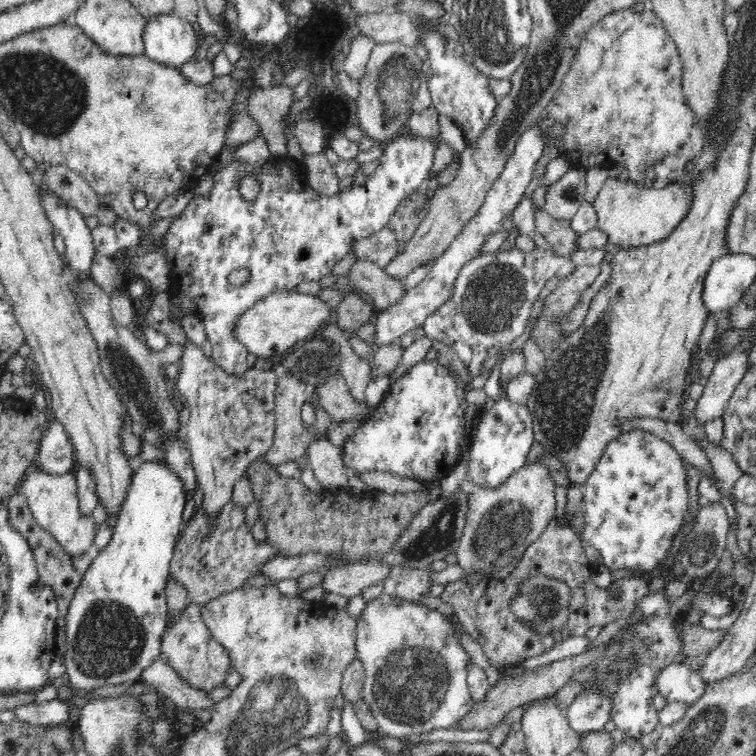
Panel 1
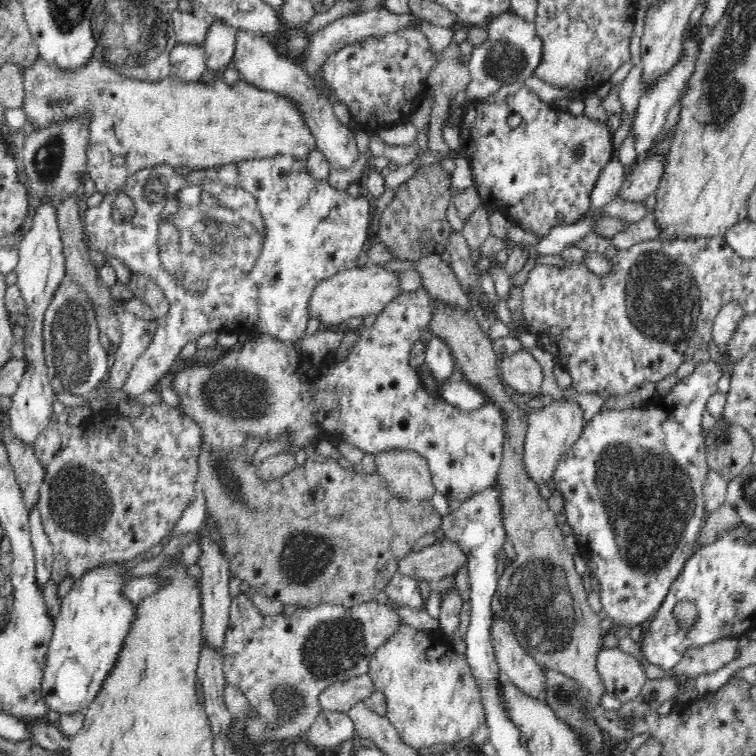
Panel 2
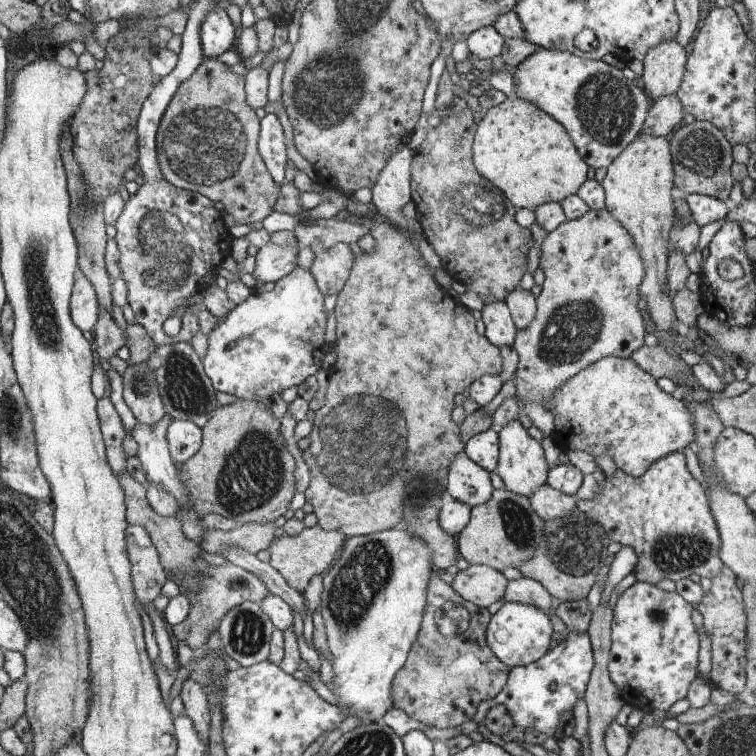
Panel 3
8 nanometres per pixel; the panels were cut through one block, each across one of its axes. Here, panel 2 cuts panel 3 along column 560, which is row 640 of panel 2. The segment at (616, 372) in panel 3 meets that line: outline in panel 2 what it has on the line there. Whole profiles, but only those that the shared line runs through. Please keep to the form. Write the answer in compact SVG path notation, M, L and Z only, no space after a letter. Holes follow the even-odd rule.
M400 621L399 629L396 629L393 636L388 638L384 644L380 645L378 650L376 650L376 654L372 655L368 674L370 679L372 679L372 683L374 683L375 691L382 692L384 697L386 697L386 718L396 728L401 742L405 745L419 749L424 748L424 746L434 746L434 744L454 744L464 738L470 737L481 724L485 724L485 713L482 707L480 692L475 684L473 674L471 673L468 664L464 661L464 655L458 655L455 652L454 645L452 644L450 638L448 638L448 635L440 628L434 631L424 632L408 626L404 621Z

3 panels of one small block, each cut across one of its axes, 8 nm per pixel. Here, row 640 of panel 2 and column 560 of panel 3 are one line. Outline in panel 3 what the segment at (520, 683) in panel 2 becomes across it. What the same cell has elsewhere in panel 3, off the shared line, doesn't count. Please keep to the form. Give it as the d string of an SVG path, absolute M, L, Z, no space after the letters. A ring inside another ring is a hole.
M549 485L539 488L531 497L531 506L545 520L564 518L577 510L578 498L553 489Z

